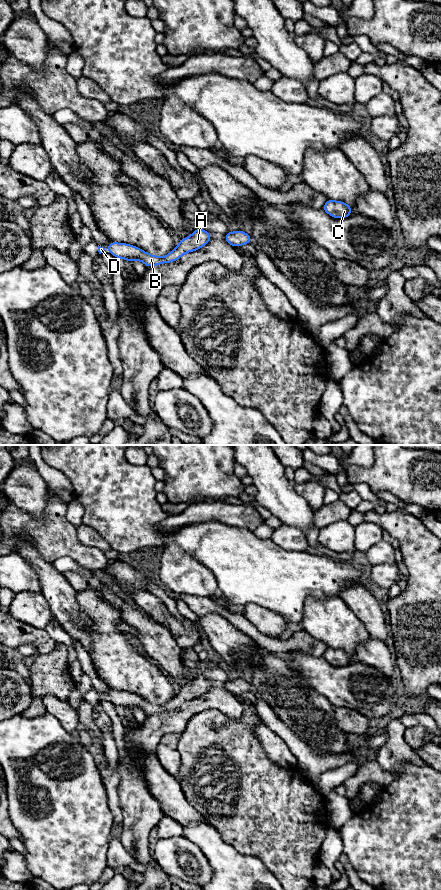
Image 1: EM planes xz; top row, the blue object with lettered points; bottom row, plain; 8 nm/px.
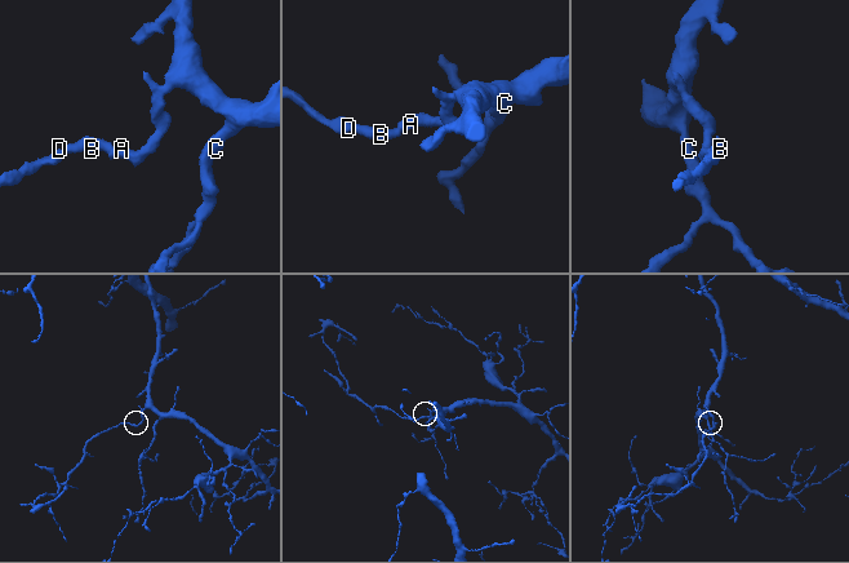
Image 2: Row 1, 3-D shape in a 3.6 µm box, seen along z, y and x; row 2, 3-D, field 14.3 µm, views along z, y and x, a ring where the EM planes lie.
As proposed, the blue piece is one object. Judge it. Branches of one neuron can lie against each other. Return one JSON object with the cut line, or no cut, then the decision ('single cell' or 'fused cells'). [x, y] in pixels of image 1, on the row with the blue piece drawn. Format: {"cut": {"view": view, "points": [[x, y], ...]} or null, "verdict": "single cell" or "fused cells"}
{"cut": null, "verdict": "single cell"}

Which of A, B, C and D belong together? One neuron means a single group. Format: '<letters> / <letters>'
A B C D

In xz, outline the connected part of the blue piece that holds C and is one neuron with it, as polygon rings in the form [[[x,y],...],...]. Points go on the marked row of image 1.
[[[327,200],[322,209],[333,218],[347,218],[351,215],[351,206],[335,200]]]

